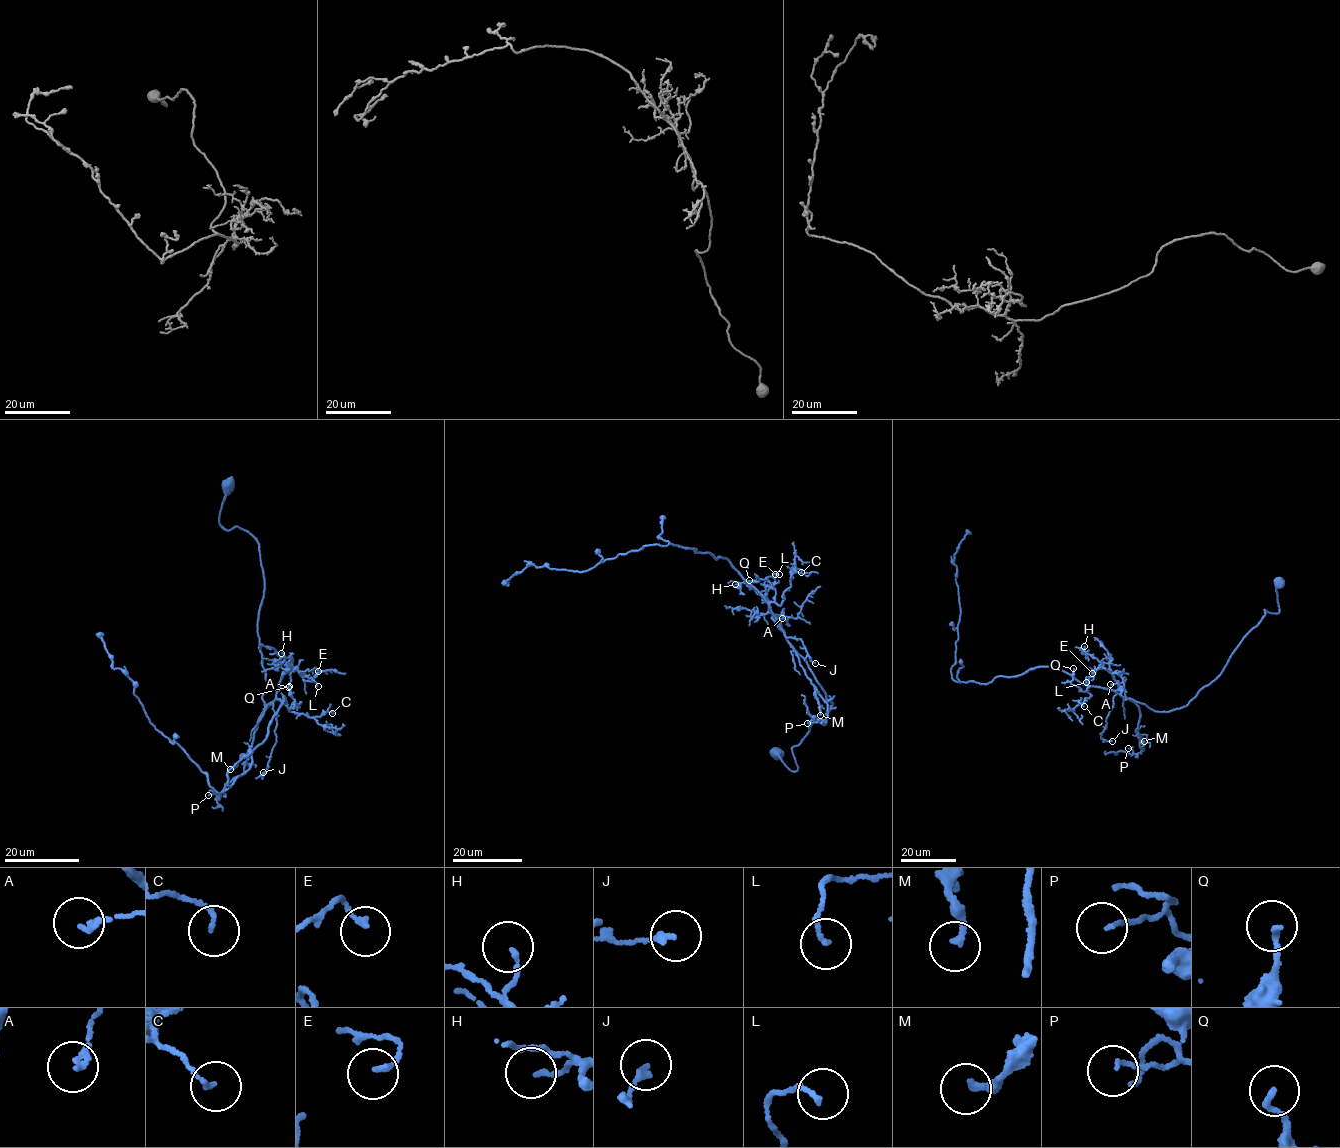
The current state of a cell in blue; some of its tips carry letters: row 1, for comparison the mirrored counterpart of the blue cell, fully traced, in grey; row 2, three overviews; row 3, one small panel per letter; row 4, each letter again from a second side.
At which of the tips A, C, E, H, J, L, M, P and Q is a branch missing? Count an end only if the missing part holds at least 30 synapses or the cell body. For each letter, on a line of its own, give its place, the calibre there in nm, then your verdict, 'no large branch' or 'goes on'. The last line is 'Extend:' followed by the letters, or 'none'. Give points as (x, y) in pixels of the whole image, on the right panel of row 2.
A: at (1110, 684); 150 nm thick; no large branch
C: at (1084, 706); 110 nm thick; no large branch
E: at (1092, 673); 140 nm thick; no large branch
H: at (1084, 646); 140 nm thick; no large branch
J: at (1112, 741); 170 nm thick; no large branch
L: at (1086, 682); 140 nm thick; no large branch
M: at (1144, 741); 200 nm thick; goes on
P: at (1128, 748); 100 nm thick; no large branch
Q: at (1073, 668); 160 nm thick; no large branch
Extend: M

